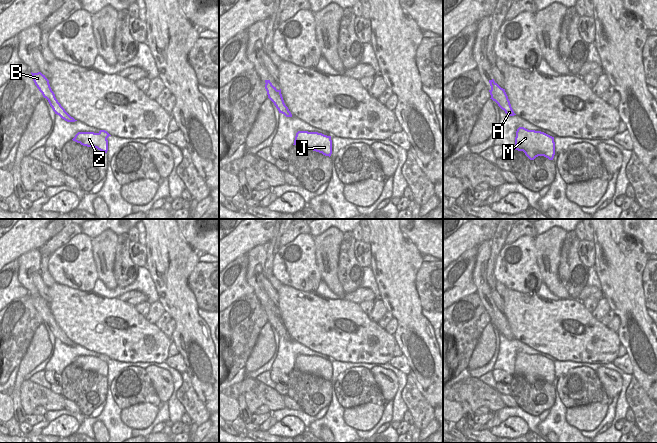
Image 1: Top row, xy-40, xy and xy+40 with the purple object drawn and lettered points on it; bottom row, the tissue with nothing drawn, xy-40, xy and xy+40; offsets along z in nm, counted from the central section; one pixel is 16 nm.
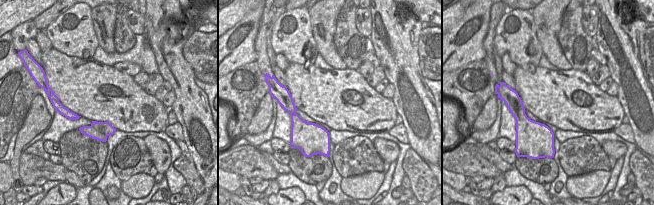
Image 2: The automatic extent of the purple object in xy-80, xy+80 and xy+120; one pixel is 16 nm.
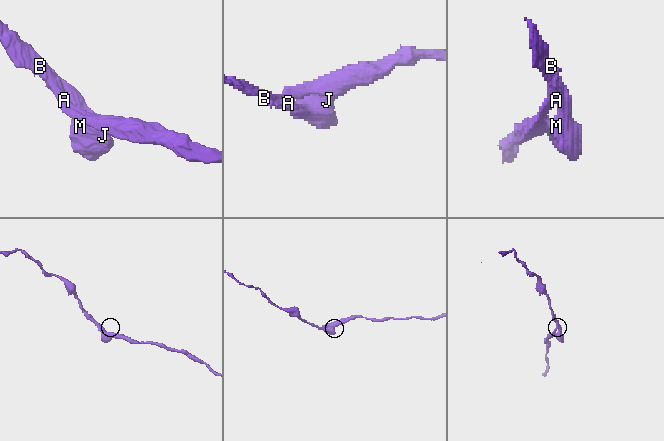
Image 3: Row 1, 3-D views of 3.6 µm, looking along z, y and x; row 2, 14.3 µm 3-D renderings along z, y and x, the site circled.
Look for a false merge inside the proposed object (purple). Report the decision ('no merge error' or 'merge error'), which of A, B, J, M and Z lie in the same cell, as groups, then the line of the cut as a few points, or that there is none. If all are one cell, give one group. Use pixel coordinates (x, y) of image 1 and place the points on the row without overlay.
merge error; A J M Z / B; cut in xy along (265, 308), (269, 308), (283, 326)

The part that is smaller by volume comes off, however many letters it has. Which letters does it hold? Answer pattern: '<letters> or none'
A, J, M, Z

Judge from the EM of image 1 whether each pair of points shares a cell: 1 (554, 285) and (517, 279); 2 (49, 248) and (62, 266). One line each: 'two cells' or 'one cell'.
1: two cells
2: two cells

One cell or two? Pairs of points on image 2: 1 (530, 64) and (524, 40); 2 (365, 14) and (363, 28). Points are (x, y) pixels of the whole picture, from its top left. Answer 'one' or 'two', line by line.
1: one
2: one

